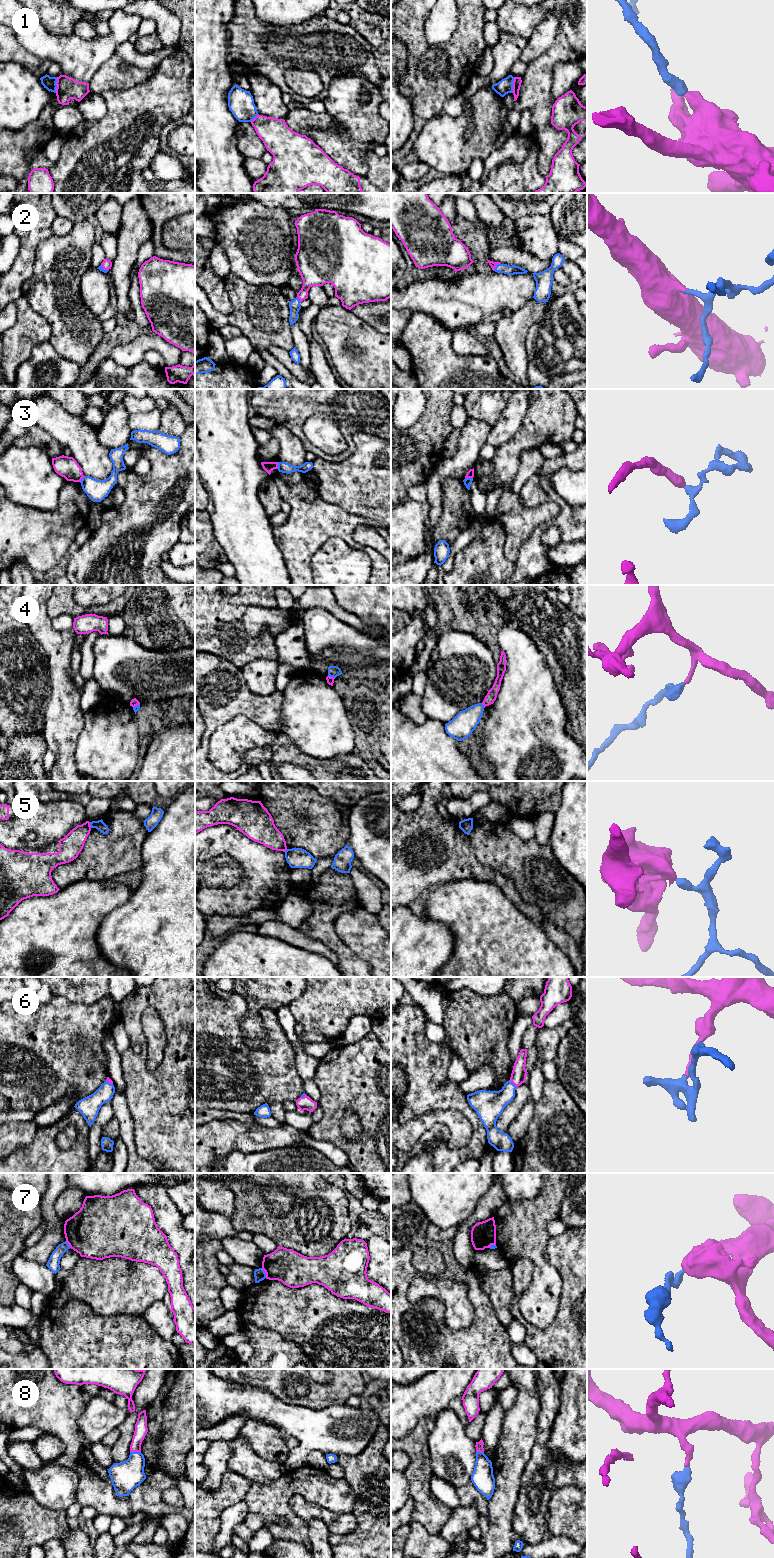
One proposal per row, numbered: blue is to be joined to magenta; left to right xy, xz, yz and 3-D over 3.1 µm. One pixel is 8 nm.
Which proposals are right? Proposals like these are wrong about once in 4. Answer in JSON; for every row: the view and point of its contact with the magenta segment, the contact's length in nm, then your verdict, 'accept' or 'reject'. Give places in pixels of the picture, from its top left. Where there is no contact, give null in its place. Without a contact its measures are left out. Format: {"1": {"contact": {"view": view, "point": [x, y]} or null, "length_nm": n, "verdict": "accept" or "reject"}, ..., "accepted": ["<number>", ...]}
{"1": {"contact": {"view": "xy", "point": [56, 84]}, "length_nm": 130, "verdict": "reject"}, "2": {"contact": {"view": "yz", "point": [495, 266]}, "length_nm": 90, "verdict": "accept"}, "3": {"contact": {"view": "yz", "point": [468, 477]}, "length_nm": 70, "verdict": "reject"}, "4": {"contact": {"view": "yz", "point": [483, 704]}, "length_nm": 50, "verdict": "reject"}, "5": {"contact": {"view": "xy", "point": [89, 825]}, "length_nm": 50, "verdict": "reject"}, "6": {"contact": {"view": "yz", "point": [513, 1083]}, "length_nm": 90, "verdict": "accept"}, "7": {"contact": {"view": "xz", "point": [265, 1272]}, "length_nm": 90, "verdict": "reject"}, "8": {"contact": {"view": "xy", "point": [135, 1451]}, "length_nm": 90, "verdict": "accept"}, "accepted": ["2", "6", "8"]}

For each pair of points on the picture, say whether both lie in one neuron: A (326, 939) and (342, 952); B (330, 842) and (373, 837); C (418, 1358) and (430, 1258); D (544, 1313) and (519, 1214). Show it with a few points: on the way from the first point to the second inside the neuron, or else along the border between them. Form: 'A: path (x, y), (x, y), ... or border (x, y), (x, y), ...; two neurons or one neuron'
A: path (330, 940), (338, 948); one neuron
B: border (348, 816), (349, 839), (347, 844); two neurons
C: border (411, 1253), (412, 1265), (422, 1274); two neurons
D: path (544, 1288), (544, 1275), (541, 1266), (527, 1239); one neuron

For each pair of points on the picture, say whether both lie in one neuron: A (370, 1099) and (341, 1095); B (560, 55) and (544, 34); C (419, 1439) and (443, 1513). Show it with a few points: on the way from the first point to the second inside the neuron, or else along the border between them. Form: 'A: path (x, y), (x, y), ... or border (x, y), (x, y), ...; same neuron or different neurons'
A: path (363, 1095), (348, 1095); same neuron
B: border (558, 22), (555, 41), (534, 60); different neurons
C: path (419, 1458), (419, 1489), (424, 1495); same neuron

